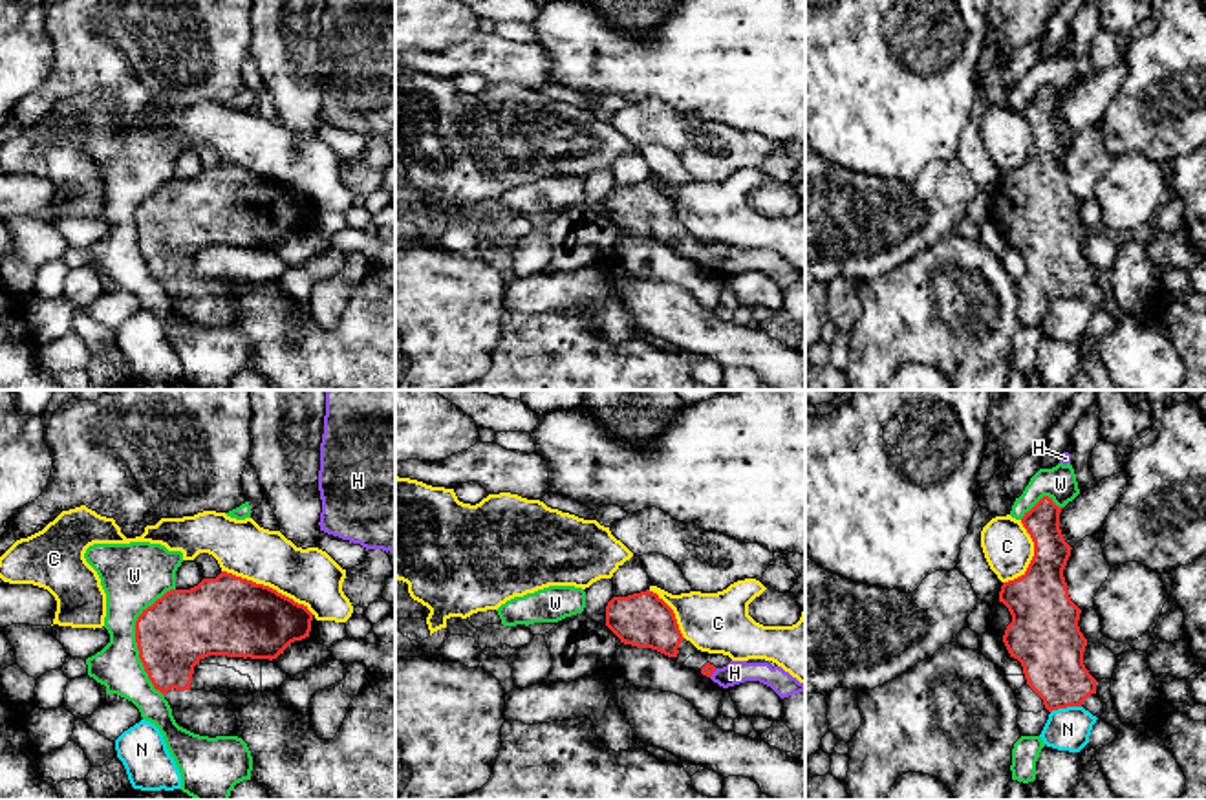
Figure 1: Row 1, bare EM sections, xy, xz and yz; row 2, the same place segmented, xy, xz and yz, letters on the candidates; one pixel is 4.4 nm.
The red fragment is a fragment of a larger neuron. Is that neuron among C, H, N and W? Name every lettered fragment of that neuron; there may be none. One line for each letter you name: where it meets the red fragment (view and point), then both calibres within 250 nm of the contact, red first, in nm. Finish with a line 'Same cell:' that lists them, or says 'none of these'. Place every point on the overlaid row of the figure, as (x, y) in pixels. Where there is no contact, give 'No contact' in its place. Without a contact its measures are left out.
H: Touches red at xz (712, 672). Thickness 50 nm (red) against 100 nm
Same cell: H

